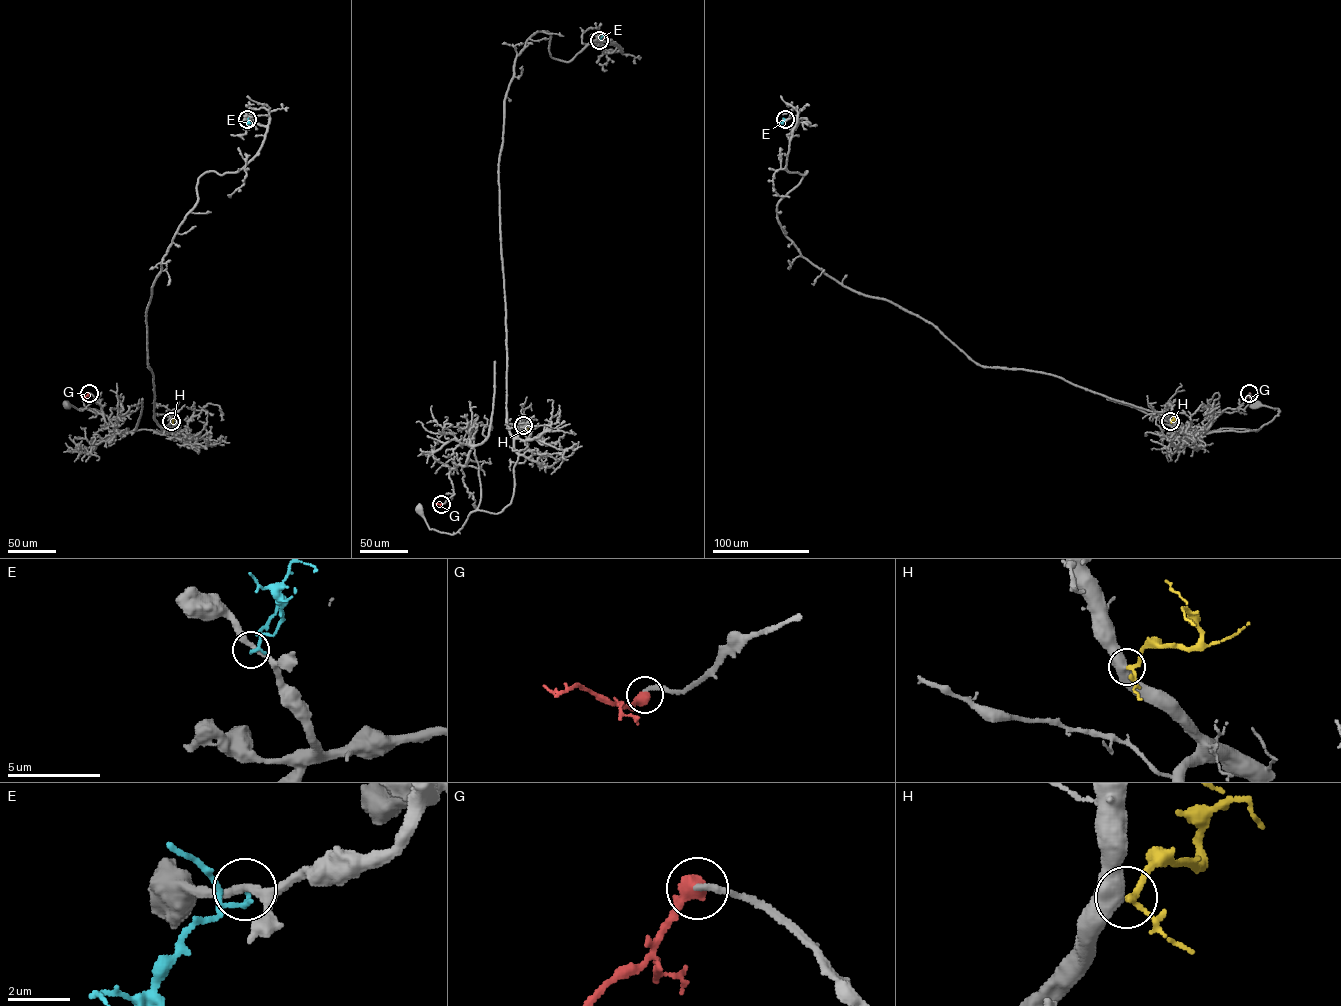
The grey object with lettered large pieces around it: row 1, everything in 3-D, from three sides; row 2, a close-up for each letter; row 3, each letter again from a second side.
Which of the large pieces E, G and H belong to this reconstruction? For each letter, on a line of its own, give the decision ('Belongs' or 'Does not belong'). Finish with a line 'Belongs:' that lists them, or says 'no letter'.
E: Does not belong
G: Belongs
H: Belongs
Belongs: G, H

